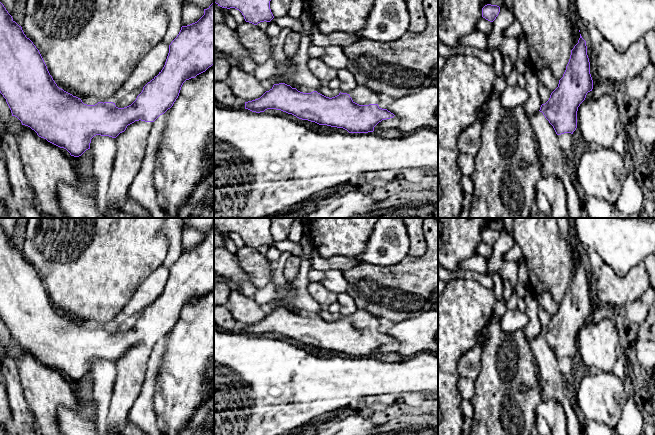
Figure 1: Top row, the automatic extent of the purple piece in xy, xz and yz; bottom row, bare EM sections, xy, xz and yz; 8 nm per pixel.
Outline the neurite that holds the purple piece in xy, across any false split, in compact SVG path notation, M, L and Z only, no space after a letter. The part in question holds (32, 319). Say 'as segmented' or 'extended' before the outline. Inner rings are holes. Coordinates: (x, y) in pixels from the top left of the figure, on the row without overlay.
extended; M0 226L0 317L6 323L12 340L17 341L22 349L30 351L41 362L66 373L71 380L79 381L90 373L91 363L96 359L109 360L116 363L117 377L113 386L113 395L107 417L107 430L121 433L125 430L130 407L139 396L144 382L149 355L152 347L168 333L179 320L186 304L195 302L214 288L214 226L204 233L204 239L195 247L182 250L177 261L169 269L169 277L163 293L144 311L136 324L129 330L118 332L113 326L98 326L87 329L82 324L59 312L36 270L26 261L19 250Z

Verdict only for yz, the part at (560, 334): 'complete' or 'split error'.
split error

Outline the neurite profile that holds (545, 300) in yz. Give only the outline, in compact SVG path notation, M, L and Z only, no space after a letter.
M543 292L536 295L540 307L547 311L552 317L559 308L559 304L553 299L549 292Z

